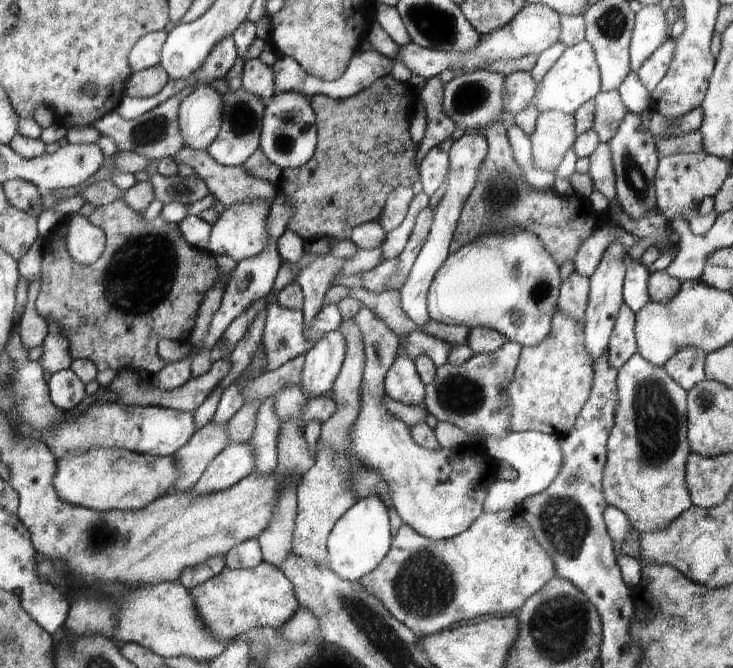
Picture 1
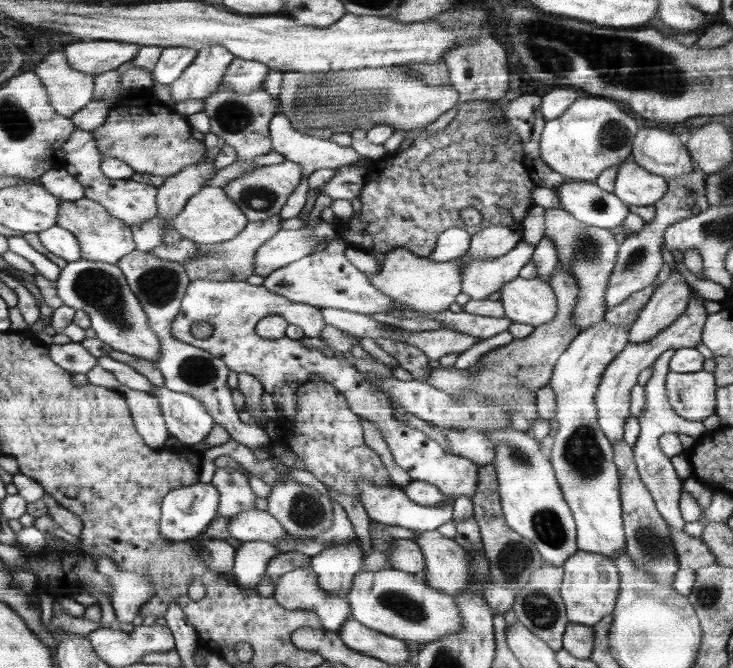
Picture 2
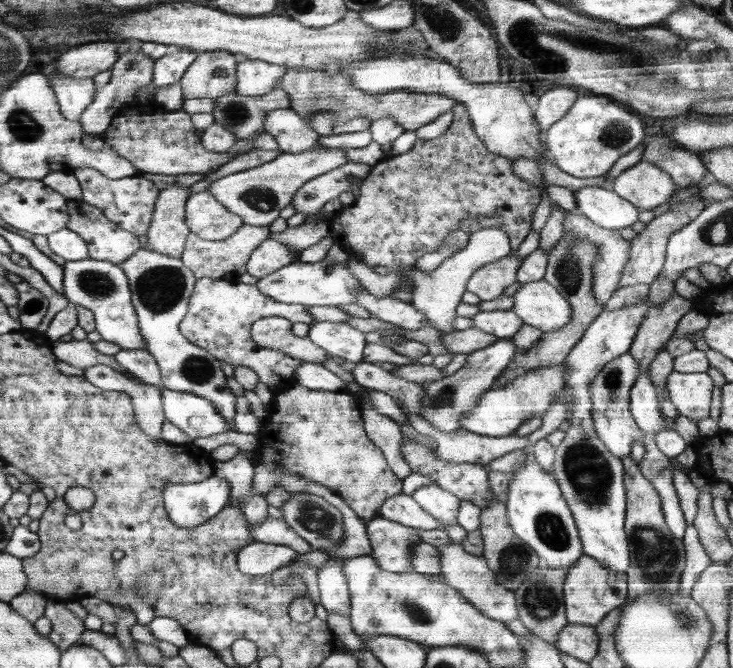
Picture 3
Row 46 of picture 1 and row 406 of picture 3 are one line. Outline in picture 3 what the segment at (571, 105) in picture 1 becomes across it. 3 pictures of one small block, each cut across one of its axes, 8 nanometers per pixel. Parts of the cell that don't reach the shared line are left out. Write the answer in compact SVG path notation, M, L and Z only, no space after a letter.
M646 296L646 299L642 299L638 305L634 305L632 307L624 307L620 310L616 311L603 311L596 316L596 320L594 322L590 323L588 326L588 330L586 330L586 333L584 334L583 338L580 338L578 340L578 344L572 348L572 351L570 351L570 354L566 355L566 358L563 360L563 363L565 364L565 385L563 386L563 392L565 390L569 390L570 394L572 396L572 408L568 409L567 412L569 413L568 423L570 423L570 426L566 429L564 434L564 439L560 444L558 444L558 447L555 450L555 459L553 462L553 470L552 472L556 472L555 478L557 480L560 480L559 487L564 488L564 494L563 496L568 496L567 503L572 504L572 514L575 517L575 524L578 526L579 531L579 539L583 541L583 548L584 548L584 554L587 556L590 556L592 558L596 558L596 560L599 560L604 566L614 569L618 572L627 572L629 564L630 564L630 550L628 549L628 537L626 536L625 531L625 516L626 516L626 489L623 483L624 478L624 467L623 467L623 461L620 460L616 455L613 455L612 452L610 452L607 448L607 446L604 444L604 440L602 440L597 433L597 430L595 428L595 424L592 423L592 413L591 413L591 393L590 388L591 384L593 383L593 380L595 380L596 375L599 374L600 371L603 370L603 367L606 366L608 363L610 363L612 360L619 358L620 355L624 355L626 353L629 353L631 351L631 346L635 342L636 336L639 334L640 327L642 327L642 323L644 322L644 318L646 318L646 315L648 314L648 308L650 308L650 304L648 303L649 296Z

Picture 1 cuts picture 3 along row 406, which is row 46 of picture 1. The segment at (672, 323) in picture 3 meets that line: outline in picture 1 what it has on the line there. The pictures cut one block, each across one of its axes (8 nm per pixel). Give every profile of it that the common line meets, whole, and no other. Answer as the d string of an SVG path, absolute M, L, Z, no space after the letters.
M659 4L643 7L636 14L634 41L631 44L632 74L638 77L640 68L668 38L666 15Z

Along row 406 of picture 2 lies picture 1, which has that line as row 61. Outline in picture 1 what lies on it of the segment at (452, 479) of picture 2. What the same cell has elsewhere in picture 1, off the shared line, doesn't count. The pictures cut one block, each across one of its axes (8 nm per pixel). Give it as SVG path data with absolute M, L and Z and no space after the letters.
M372 50L368 52L359 51L354 55L347 67L346 73L343 77L334 81L324 81L316 76L311 76L303 70L302 67L296 63L294 58L288 56L279 56L277 62L271 66L274 74L274 94L286 92L298 92L308 98L317 95L325 95L335 100L344 100L355 97L356 94L368 89L371 85L375 85L380 78L387 77L391 74L394 60L386 58L386 56L379 54L378 51Z

